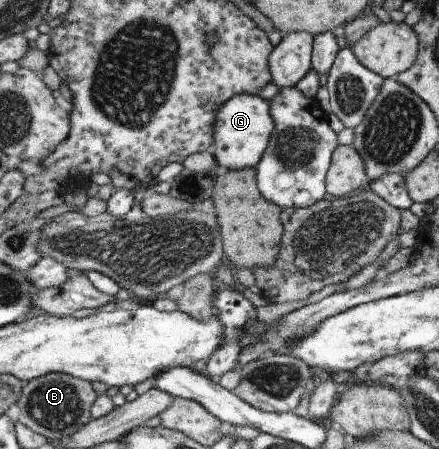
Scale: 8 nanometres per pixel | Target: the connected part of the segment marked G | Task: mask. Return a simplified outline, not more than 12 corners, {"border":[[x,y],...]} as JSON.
{"border":[[240,94],[213,129],[221,170],[257,166],[275,121],[268,100]]}

